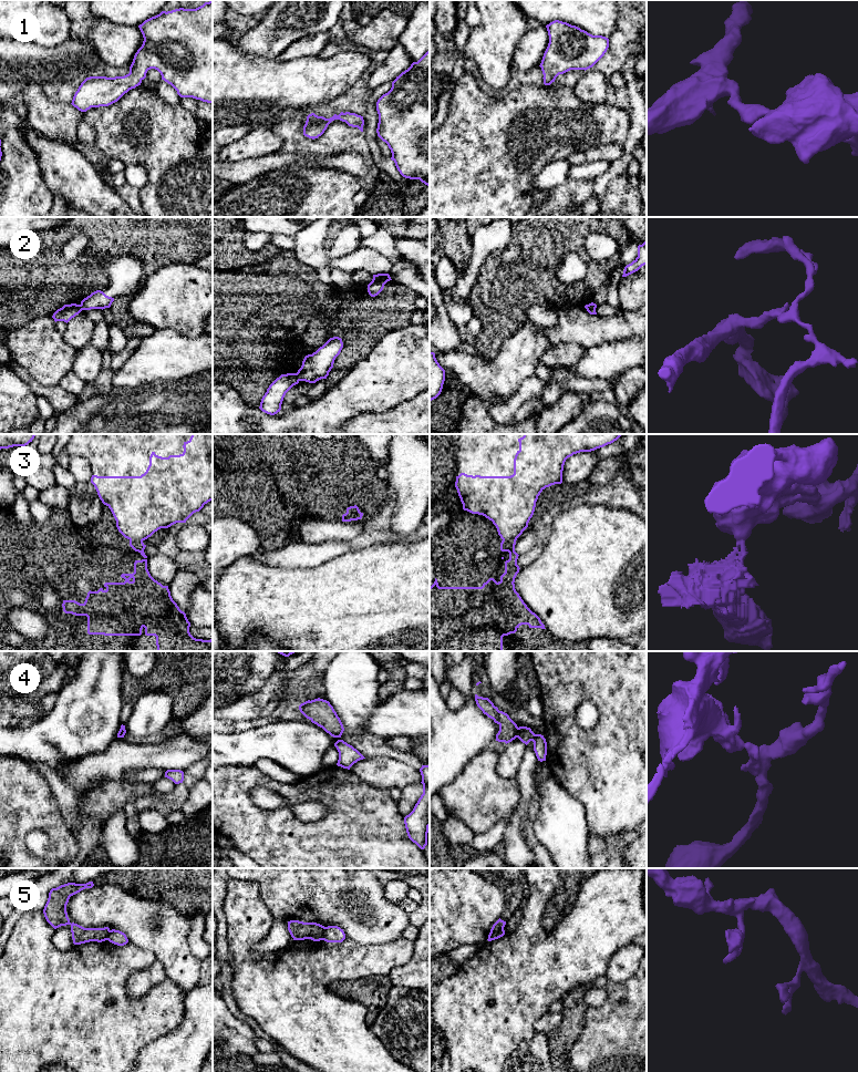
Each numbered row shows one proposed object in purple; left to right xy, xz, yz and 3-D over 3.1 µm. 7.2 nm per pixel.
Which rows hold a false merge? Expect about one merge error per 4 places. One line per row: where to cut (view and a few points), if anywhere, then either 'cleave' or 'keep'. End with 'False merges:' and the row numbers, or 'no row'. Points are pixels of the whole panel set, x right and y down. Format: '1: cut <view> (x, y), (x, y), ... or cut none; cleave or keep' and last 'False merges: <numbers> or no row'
1: cut none; keep
2: cut xz (296, 373), (300, 380); cleave
3: cut xy (130, 539), (142, 540); cleave
4: cut yz (518, 728), (516, 736); cleave
5: cut yz (503, 927), (488, 937); cleave
False merges: 2, 3, 4, 5

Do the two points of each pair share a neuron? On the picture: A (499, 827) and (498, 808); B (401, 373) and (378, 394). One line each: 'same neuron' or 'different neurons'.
A: different neurons
B: same neuron

